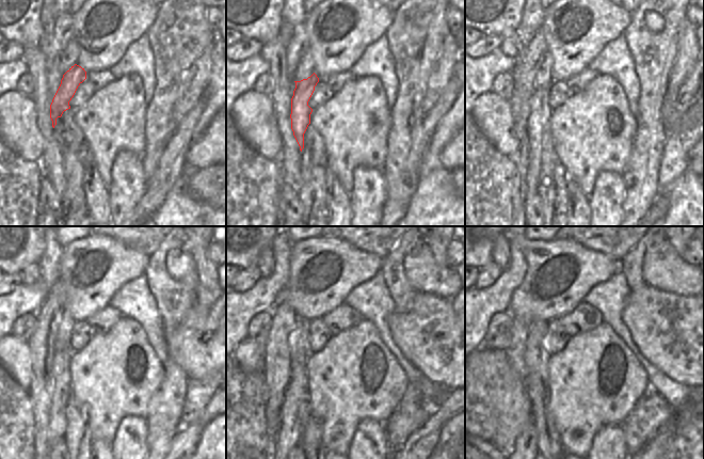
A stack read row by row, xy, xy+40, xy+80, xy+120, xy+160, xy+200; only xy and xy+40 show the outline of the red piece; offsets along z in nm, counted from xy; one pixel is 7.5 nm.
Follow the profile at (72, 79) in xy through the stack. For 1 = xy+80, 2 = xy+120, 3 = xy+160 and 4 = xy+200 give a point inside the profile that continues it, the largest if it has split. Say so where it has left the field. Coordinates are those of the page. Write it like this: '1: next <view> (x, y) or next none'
1: next xy+80 (539, 119)
2: next xy+120 (61, 381)
3: next xy+160 (291, 431)
4: next xy+200 (526, 443)

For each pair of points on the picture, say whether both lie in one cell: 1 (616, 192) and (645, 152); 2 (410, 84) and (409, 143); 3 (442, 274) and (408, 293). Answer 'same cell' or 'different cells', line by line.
1: different cells
2: same cell
3: different cells

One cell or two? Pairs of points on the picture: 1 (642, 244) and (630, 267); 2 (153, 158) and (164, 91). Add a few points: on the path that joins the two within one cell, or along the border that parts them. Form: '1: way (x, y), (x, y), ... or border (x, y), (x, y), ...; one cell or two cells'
1: way (639, 250), (633, 262); one cell
2: way (156, 141), (160, 127), (160, 108); one cell

